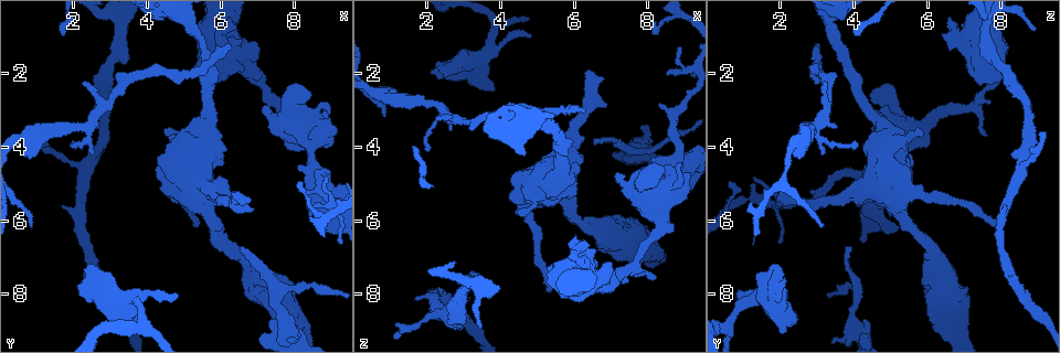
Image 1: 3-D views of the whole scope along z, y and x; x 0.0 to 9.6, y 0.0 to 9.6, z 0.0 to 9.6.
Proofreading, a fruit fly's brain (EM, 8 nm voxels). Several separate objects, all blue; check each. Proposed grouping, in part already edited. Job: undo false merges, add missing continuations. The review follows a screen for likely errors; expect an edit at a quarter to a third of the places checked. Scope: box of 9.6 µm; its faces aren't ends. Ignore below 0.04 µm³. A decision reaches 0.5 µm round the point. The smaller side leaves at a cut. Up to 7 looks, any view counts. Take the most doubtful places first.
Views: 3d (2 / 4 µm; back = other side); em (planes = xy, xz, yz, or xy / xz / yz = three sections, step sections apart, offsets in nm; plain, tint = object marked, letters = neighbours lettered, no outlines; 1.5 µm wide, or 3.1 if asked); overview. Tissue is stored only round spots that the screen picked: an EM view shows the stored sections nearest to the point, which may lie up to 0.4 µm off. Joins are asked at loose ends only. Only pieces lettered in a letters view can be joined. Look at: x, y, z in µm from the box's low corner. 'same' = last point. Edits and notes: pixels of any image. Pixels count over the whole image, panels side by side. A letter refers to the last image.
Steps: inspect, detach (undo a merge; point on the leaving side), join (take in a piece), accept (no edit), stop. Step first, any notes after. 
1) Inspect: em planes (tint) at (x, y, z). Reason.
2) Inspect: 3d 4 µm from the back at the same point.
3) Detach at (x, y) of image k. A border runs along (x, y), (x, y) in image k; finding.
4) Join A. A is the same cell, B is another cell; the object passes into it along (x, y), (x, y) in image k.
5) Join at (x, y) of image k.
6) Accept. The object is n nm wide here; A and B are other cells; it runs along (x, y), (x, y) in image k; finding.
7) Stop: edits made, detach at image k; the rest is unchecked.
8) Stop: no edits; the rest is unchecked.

Inspect: em planes (letters) at (6.30, 1.20, 3.15). An open end.

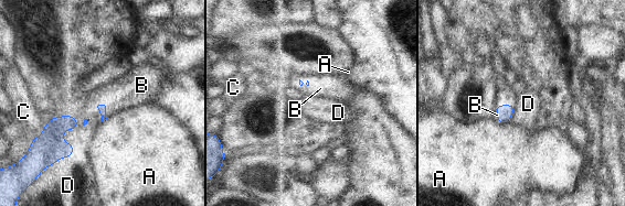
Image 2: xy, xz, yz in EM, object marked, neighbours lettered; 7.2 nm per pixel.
Join B. B is the same cell, A, C and D are other cells; the neuron continues.

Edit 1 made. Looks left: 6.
Inspect: em xy step 4 (letters) at (3.45, 0.80, 8.90). Branch stops here.

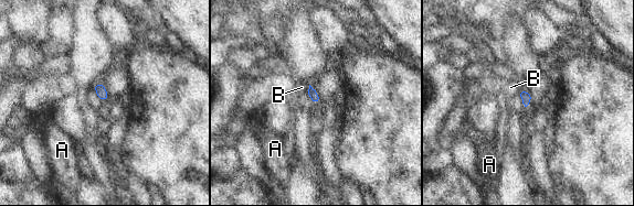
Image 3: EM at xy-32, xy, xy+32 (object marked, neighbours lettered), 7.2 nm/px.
Inspect: em planes (letters) at the same point. Cut it another way.

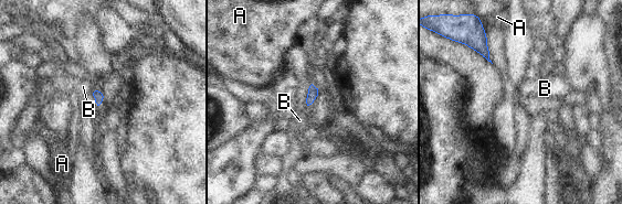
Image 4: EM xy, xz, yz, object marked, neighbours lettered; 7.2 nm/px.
Accept. A and B are other cells; none of them fits.

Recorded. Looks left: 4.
Inspect: em yz step 4 (tint) at (6.60, 6.75, 3.90). Free end.

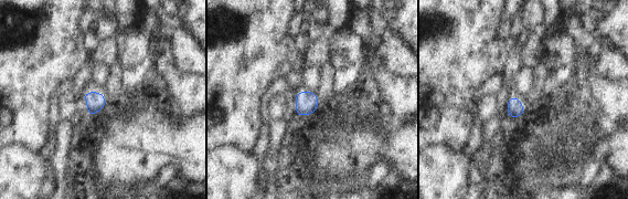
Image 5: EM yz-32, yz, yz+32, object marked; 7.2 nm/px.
Inspect: em planes (letters) at the same point.

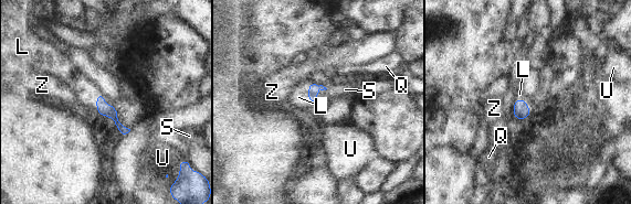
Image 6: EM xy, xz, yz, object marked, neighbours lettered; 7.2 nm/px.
Join L. L is the same cell, Q, S, U and Z are other cells; the object passes into it along (313, 87), (308, 94), (298, 97) in image 6; the neuron continues.

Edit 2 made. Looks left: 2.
Stop: edits made, join at image 2, join at image 6; the rest is unchecked.

